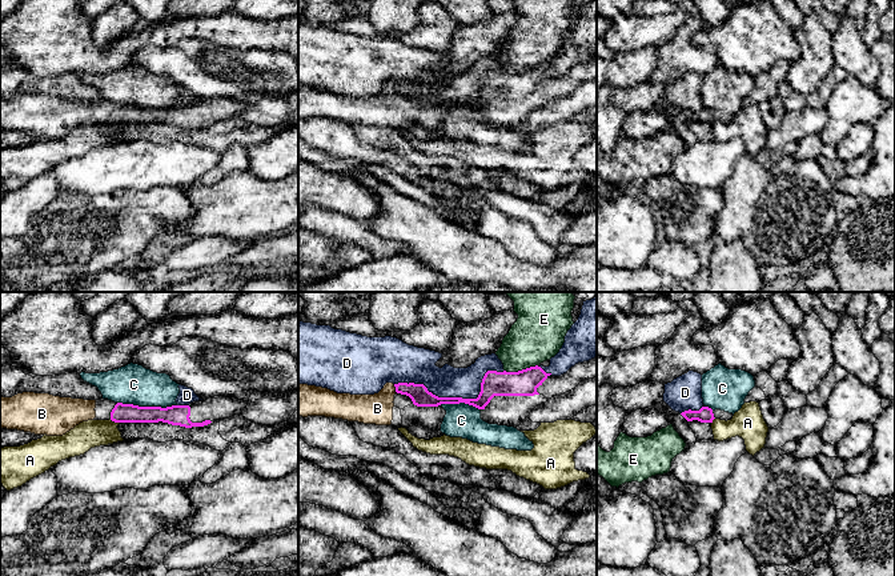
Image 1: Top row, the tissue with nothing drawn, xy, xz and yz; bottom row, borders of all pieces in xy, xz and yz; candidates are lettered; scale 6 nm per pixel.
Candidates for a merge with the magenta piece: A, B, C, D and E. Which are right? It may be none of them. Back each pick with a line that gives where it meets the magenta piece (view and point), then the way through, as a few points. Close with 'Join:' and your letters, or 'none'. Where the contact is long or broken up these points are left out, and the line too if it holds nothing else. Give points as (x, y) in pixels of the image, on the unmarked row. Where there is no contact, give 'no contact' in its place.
B: contact xz (396, 90); way xz (418, 95), (412, 91), (396, 90), (377, 110)
Join: B

